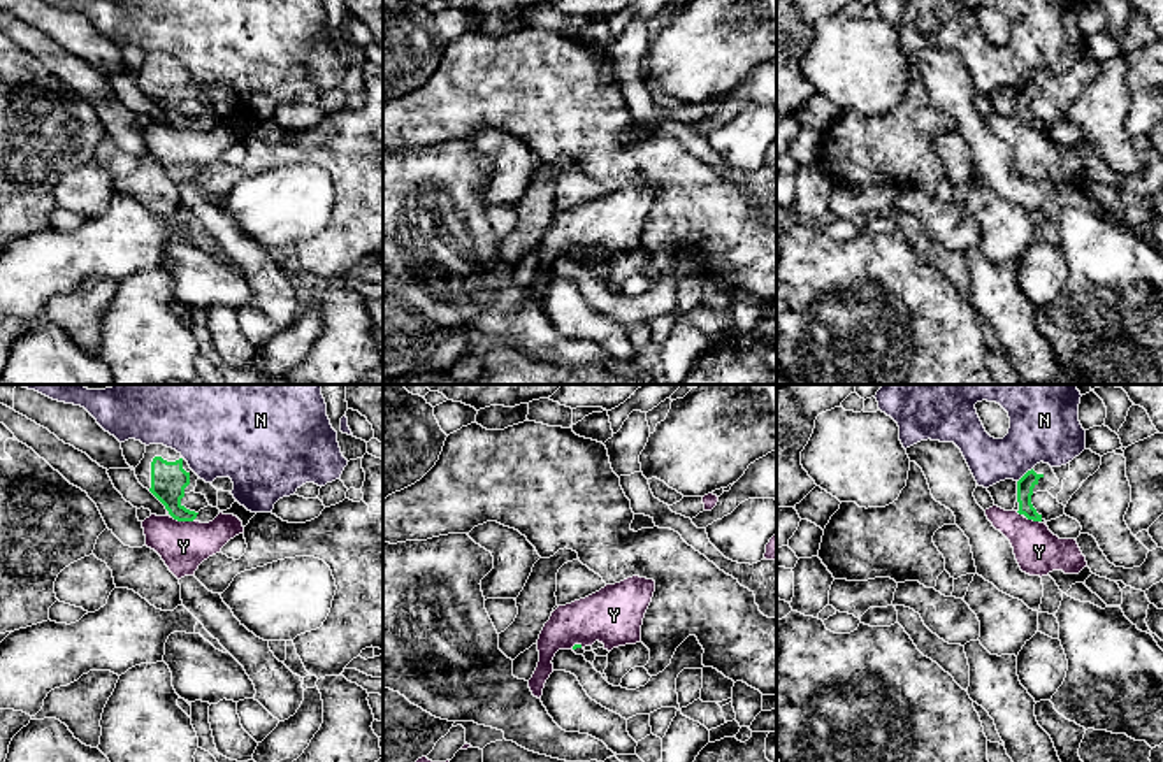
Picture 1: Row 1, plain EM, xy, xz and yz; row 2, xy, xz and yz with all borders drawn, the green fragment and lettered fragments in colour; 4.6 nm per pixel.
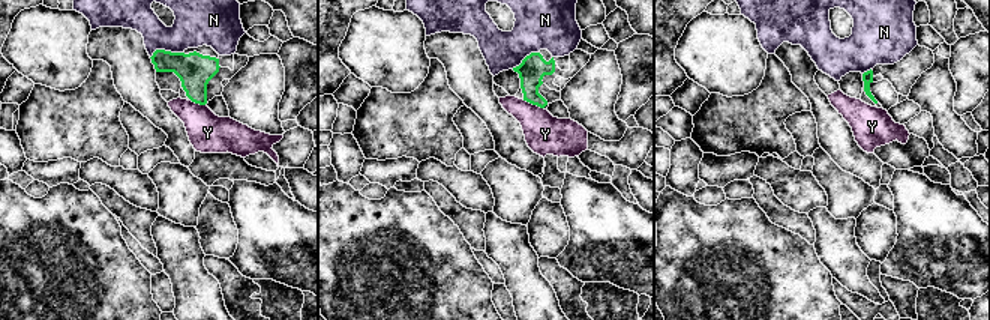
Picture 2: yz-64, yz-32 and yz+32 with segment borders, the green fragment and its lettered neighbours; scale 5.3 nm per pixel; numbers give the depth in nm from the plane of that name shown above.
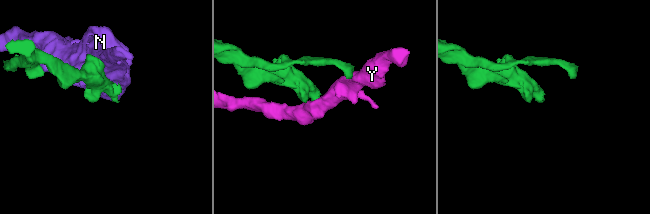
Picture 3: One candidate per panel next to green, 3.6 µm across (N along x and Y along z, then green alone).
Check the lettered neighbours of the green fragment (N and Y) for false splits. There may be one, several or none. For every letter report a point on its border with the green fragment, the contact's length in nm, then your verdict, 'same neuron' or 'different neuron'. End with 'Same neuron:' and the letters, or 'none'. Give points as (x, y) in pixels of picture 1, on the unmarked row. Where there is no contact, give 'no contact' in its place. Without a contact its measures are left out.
N: yz (1025, 81) | 100 nm | different neuron
Y: xy (183, 127) | 110 nm | different neuron
Same neuron: none

